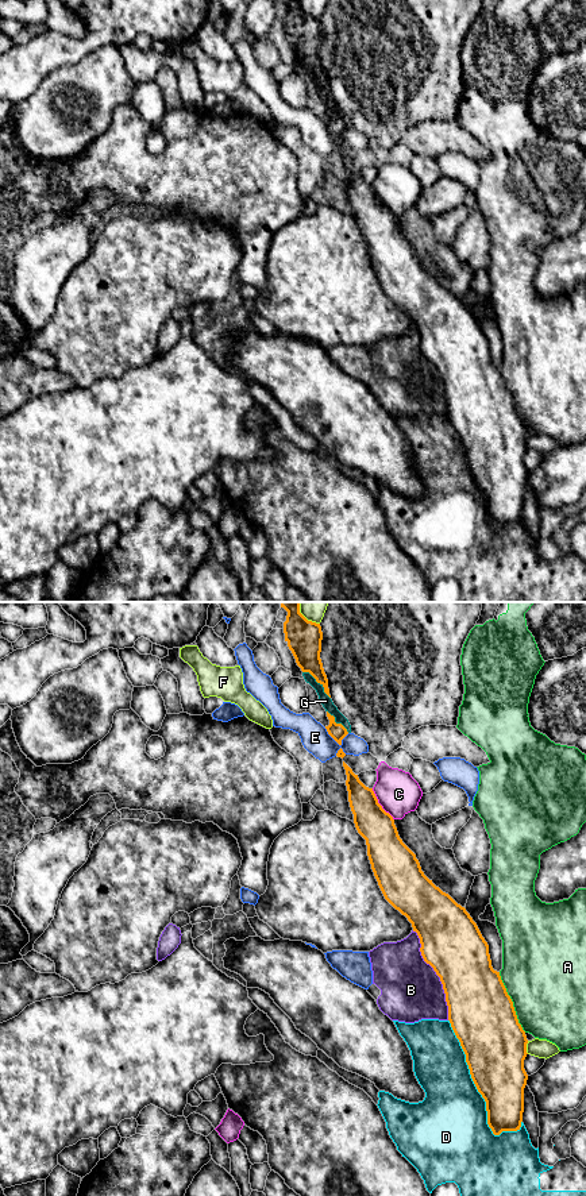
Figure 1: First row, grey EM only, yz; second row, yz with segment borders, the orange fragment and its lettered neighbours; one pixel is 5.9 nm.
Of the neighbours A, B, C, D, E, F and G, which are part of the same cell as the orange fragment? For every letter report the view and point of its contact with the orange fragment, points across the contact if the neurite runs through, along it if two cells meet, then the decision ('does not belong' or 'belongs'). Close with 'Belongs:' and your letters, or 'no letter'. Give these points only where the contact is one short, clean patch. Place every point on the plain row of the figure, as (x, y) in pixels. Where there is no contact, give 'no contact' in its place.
A: yz (512, 397) | does not belong
B: yz (436, 369) | does not belong
C: yz (380, 200) | along yz (371, 184), (377, 197), (393, 215) | does not belong
D: yz (477, 483) | does not belong
E: yz (335, 135) | does not belong
F: yz (525, 443) | does not belong
G: yz (319, 77) | along yz (303, 66), (307, 66), (330, 93) | does not belong
Belongs: no letter

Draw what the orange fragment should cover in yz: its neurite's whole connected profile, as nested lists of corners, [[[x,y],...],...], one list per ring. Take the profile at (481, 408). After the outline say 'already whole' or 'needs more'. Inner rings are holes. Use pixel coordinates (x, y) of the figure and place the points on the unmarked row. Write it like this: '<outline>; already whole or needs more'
[[[344,157],[343,162],[354,219],[366,235],[374,271],[385,294],[412,319],[424,356],[440,373],[448,416],[466,450],[471,474],[486,497],[487,520],[494,531],[517,526],[523,517],[528,475],[524,464],[528,435],[500,367],[491,362],[489,340],[466,304],[424,270],[416,250],[400,234],[393,212],[378,198],[373,184],[366,182]]]; already whole

